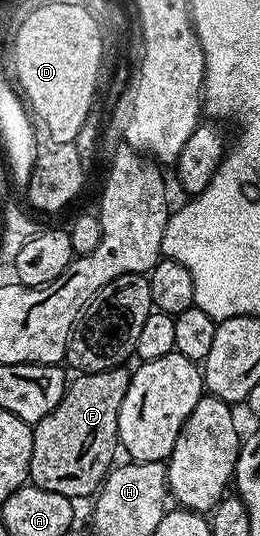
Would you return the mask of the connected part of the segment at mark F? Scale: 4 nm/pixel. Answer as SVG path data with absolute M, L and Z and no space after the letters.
M121 366L102 370L101 372L85 372L75 377L77 380L64 389L62 402L39 420L32 430L32 453L30 454L30 470L28 478L31 483L42 490L50 490L54 494L91 497L104 483L117 459L118 453L118 414L122 410L122 398L126 398L126 390L132 381L129 369Z

